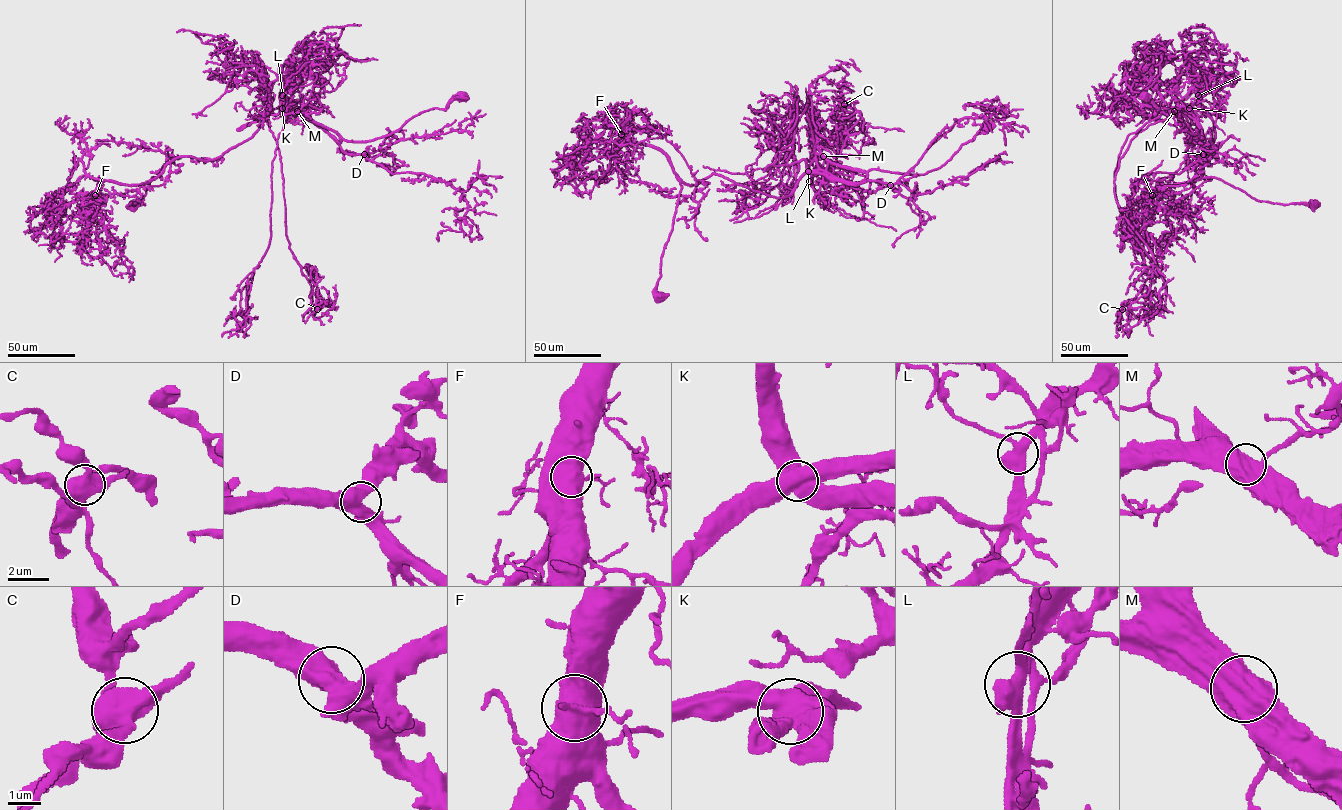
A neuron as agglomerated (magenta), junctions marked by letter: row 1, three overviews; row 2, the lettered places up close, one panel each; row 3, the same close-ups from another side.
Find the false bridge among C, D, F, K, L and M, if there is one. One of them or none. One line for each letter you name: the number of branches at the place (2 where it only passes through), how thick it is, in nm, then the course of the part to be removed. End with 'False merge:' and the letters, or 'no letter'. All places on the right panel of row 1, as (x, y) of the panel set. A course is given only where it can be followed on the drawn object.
K: branches 3; calibre 700 nm; course (1189, 108), (1213, 125), (1207, 153), (1191, 156), (1202, 174), (1162, 181), (1144, 216), (1162, 257), (1178, 227)
False merge: K

